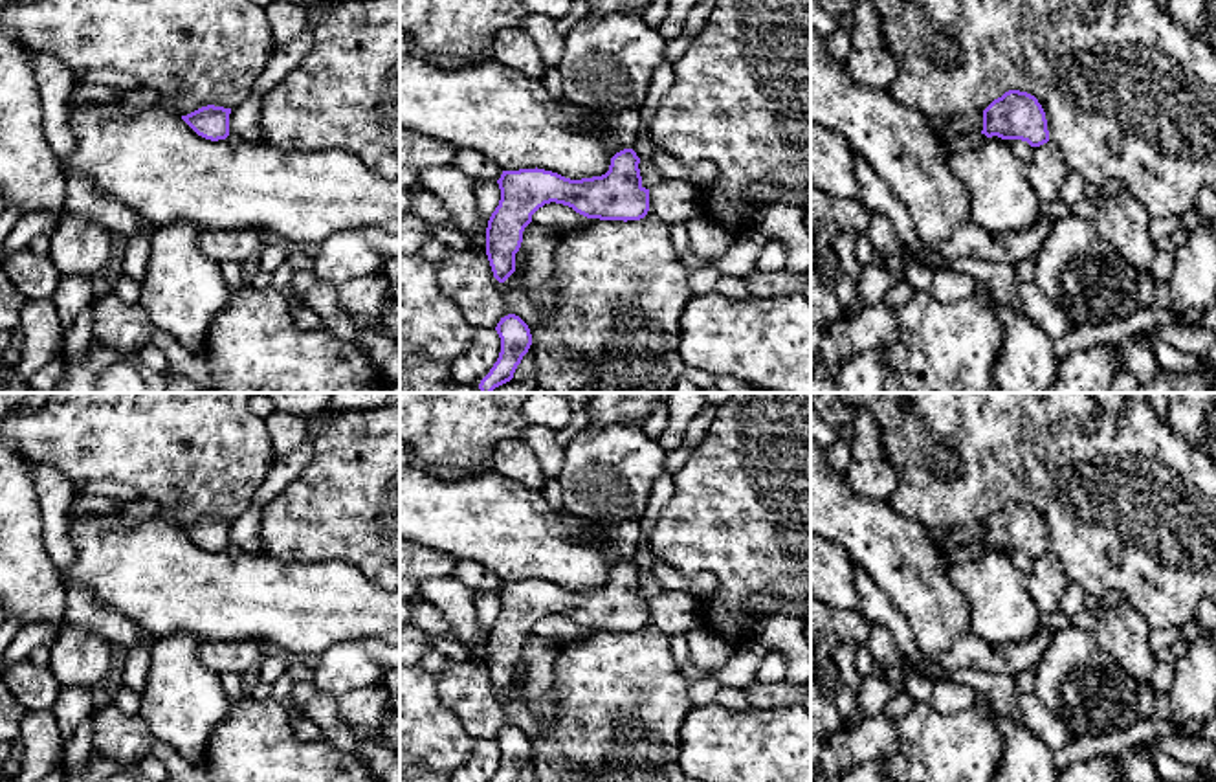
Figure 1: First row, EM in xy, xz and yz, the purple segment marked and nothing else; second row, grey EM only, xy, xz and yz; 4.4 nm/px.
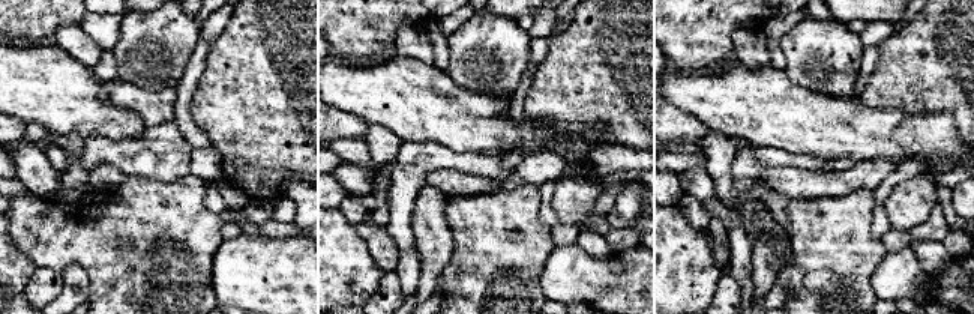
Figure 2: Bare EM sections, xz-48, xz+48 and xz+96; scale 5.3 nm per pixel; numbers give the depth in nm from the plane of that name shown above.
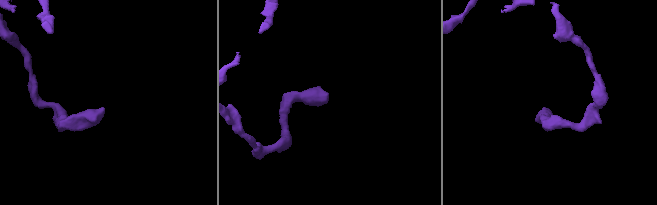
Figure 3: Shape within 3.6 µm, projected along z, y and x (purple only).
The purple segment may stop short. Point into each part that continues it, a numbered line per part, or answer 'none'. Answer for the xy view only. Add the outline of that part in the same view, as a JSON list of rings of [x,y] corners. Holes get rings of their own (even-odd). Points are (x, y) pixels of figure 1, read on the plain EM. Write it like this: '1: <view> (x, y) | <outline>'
none

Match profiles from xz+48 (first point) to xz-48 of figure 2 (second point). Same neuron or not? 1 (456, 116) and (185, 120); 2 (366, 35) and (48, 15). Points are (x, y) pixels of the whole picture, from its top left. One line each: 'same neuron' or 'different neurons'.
1: different neurons
2: same neuron

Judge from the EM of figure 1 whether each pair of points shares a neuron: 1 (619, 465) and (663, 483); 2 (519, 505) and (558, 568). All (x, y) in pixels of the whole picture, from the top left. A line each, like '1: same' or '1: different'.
1: different
2: same

